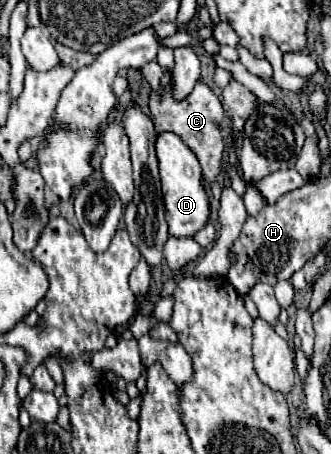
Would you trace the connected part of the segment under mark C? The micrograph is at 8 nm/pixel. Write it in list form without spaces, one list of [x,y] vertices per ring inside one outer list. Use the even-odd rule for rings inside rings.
[[[149,61],[145,67],[139,69],[139,73],[151,85],[149,115],[153,119],[155,127],[159,131],[177,133],[183,139],[183,143],[197,155],[197,159],[201,163],[201,169],[203,169],[203,181],[209,183],[209,185],[215,183],[219,179],[221,171],[223,171],[223,165],[225,165],[225,141],[223,141],[221,129],[219,129],[219,123],[225,117],[225,111],[223,111],[223,105],[219,101],[219,95],[203,79],[199,79],[195,83],[195,89],[187,95],[187,99],[175,101],[173,99],[173,83],[169,83],[169,87],[167,87],[163,97],[159,93],[159,83],[161,83],[161,77],[163,77],[165,69],[157,61]]]

